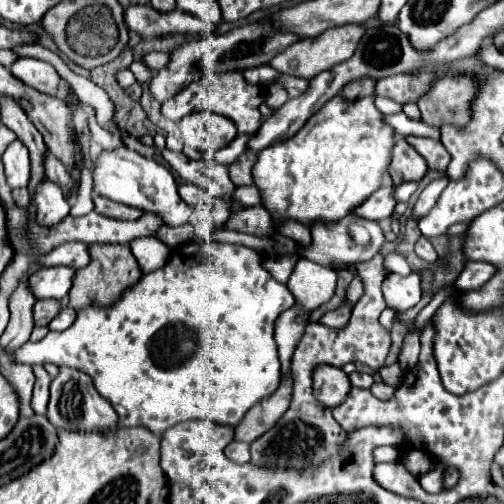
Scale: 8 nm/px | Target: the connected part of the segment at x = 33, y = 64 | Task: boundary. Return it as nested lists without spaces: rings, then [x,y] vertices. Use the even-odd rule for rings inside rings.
[[[18,58],[10,66],[10,72],[24,84],[36,88],[38,92],[50,94],[50,96],[56,94],[56,88],[60,84],[58,72],[48,62],[42,62],[36,58]]]

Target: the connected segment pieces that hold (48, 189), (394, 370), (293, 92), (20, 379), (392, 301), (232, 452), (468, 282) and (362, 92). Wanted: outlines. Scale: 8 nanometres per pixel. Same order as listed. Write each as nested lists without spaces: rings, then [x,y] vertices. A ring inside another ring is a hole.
[[[44,180],[38,186],[34,202],[36,202],[36,208],[38,208],[36,220],[44,228],[52,228],[52,226],[60,224],[70,212],[70,204],[64,198],[62,190],[50,180]]]
[[[398,362],[390,366],[384,366],[379,370],[379,373],[382,381],[392,387],[397,388],[402,382],[403,370],[400,368]]]
[[[280,76],[280,82],[286,86],[290,98],[296,98],[308,90],[308,80],[306,78],[294,78],[294,76]]]
[[[12,362],[10,364],[10,384],[16,388],[16,394],[20,396],[20,412],[24,416],[32,416],[32,408],[30,408],[30,398],[32,398],[32,386],[34,386],[34,370],[30,364],[20,364],[20,362]]]
[[[388,274],[384,284],[382,284],[382,292],[386,298],[386,304],[394,310],[408,310],[412,306],[416,306],[420,302],[420,276],[396,276],[396,274]]]
[[[234,440],[230,446],[226,446],[226,456],[238,464],[246,464],[250,460],[250,446]]]
[[[468,262],[462,274],[454,280],[456,290],[476,290],[482,288],[484,282],[492,278],[494,266],[488,262]]]
[[[358,78],[356,82],[348,82],[348,86],[342,88],[342,96],[346,100],[358,100],[364,96],[374,96],[374,86],[376,86],[374,78]]]

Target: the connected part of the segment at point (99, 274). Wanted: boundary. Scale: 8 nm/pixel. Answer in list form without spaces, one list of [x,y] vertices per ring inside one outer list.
[[[92,244],[90,246],[90,264],[86,268],[80,268],[74,276],[74,286],[70,290],[70,306],[74,310],[82,310],[86,306],[112,306],[126,288],[134,286],[144,274],[132,256],[128,246],[122,244]]]

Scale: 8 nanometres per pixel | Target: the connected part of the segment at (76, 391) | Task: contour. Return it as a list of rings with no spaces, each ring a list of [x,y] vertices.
[[[62,366],[60,374],[50,384],[50,404],[46,416],[56,428],[64,428],[64,430],[104,432],[104,430],[114,430],[118,424],[118,414],[114,412],[110,402],[98,394],[98,390],[92,384],[92,378],[70,366]]]

